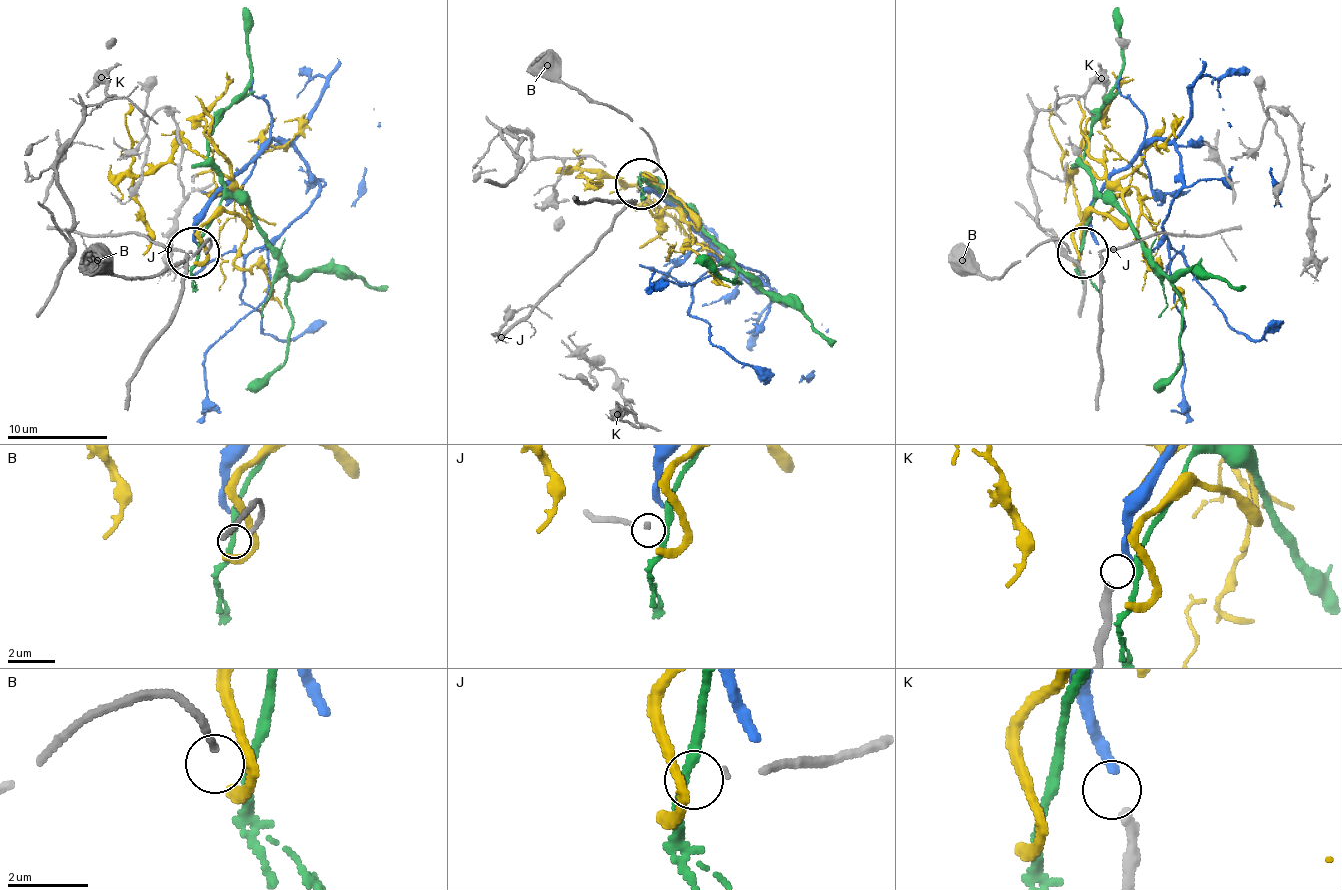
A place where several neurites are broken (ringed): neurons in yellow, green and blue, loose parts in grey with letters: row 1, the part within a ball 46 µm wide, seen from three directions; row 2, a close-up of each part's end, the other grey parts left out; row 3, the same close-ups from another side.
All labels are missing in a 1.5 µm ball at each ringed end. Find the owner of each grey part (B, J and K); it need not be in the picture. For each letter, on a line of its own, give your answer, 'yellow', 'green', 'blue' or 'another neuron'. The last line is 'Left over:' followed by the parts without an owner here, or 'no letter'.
B: another neuron
J: another neuron
K: blue
Left over: B, J

